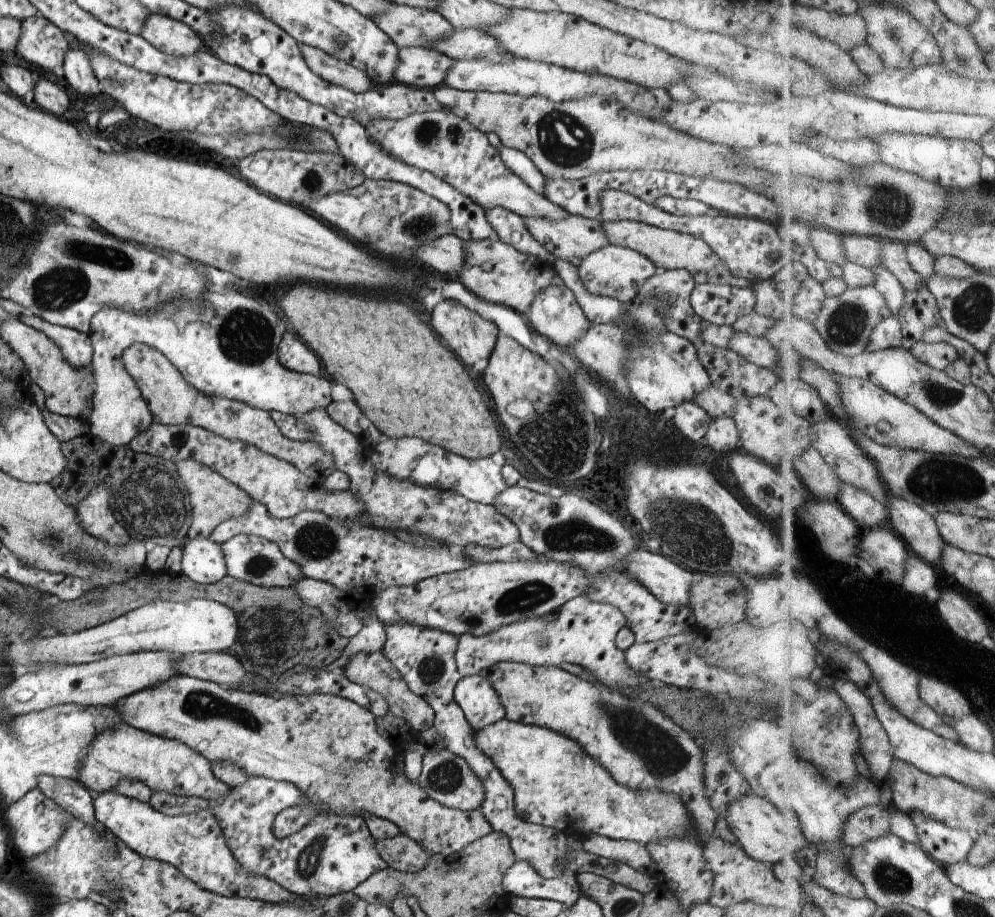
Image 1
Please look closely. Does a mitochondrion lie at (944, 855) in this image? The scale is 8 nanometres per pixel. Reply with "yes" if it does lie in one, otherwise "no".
no

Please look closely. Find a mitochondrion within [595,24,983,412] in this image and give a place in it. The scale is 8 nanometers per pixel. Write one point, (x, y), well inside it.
(886, 206)

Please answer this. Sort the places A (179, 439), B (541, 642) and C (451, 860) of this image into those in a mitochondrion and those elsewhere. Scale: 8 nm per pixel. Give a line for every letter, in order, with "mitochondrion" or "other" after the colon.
A: other
B: mitochondrion
C: other

